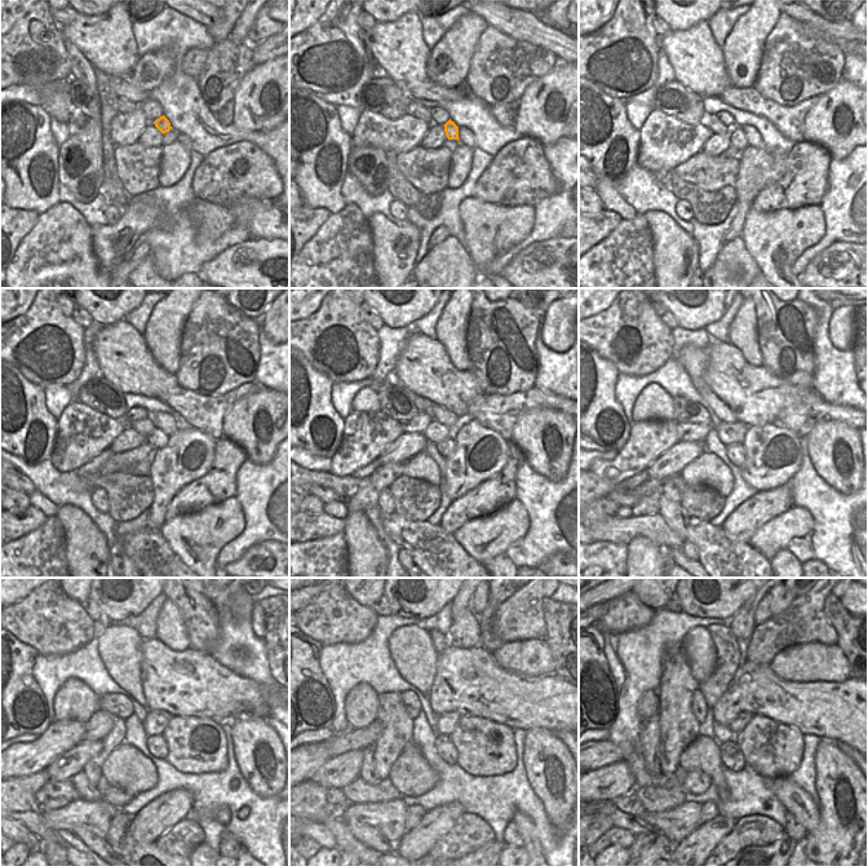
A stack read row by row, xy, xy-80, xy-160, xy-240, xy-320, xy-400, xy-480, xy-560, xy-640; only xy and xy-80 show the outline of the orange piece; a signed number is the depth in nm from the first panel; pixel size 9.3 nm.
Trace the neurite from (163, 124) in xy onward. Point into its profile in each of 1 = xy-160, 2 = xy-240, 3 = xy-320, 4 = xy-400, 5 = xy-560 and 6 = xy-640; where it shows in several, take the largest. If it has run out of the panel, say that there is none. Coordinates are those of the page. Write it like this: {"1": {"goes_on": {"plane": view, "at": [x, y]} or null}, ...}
{"1": {"goes_on": {"plane": "xy-160", "at": [738, 141]}}, "2": {"goes_on": {"plane": "xy-240", "at": [156, 438]}}, "3": {"goes_on": {"plane": "xy-320", "at": [446, 447]}}, "4": {"goes_on": {"plane": "xy-400", "at": [736, 453]}}, "5": {"goes_on": {"plane": "xy-560", "at": [444, 747]}}, "6": {"goes_on": {"plane": "xy-640", "at": [730, 754]}}}

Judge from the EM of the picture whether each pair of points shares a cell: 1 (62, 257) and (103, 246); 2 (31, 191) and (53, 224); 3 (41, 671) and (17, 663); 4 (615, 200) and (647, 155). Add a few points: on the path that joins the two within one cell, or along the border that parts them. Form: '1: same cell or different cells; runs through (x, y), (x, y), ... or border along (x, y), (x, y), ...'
1: different cells; border along (91, 226), (92, 251), (97, 261), (111, 272)
2: different cells; border along (58, 202), (39, 216)
3: different cells; border along (38, 654), (32, 675), (44, 697)
4: different cells; border along (640, 133), (640, 149), (634, 163)

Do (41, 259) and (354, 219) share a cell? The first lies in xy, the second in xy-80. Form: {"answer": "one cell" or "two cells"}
{"answer": "one cell"}

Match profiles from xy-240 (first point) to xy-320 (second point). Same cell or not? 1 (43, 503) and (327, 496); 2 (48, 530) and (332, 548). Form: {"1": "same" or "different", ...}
{"1": "different", "2": "same"}

